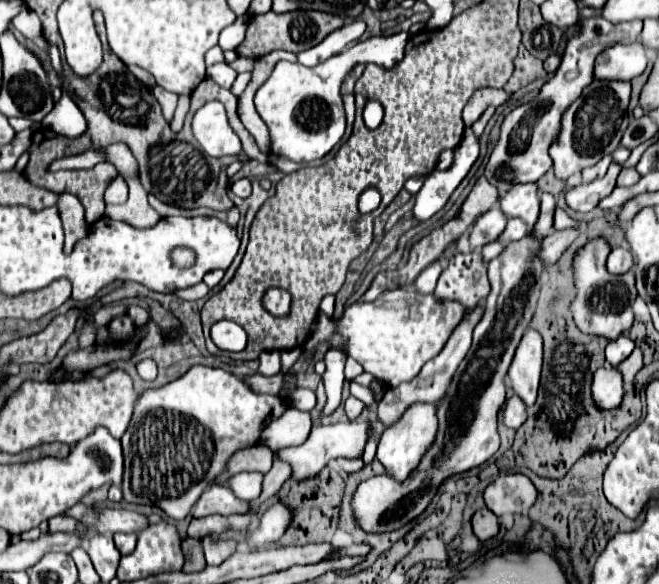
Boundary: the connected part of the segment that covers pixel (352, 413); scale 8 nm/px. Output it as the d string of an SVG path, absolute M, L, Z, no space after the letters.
M350 396L350 398L344 402L344 406L346 406L346 414L348 414L350 420L356 420L356 418L360 416L360 412L364 410L364 402L362 402L362 400L356 400L354 396Z

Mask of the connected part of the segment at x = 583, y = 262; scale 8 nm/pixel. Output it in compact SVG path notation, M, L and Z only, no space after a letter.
M604 236L588 240L578 252L574 254L574 286L576 296L570 302L570 312L576 322L576 326L584 334L592 336L604 336L608 340L616 340L620 334L624 334L632 322L632 302L638 296L634 280L620 280L618 276L612 276L606 272L606 258L610 254L610 244Z

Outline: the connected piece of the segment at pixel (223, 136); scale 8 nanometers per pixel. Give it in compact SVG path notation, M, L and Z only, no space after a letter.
M208 102L206 106L202 106L194 116L192 128L206 154L216 158L238 154L242 162L248 162L248 156L242 154L240 140L230 128L226 110L220 102Z

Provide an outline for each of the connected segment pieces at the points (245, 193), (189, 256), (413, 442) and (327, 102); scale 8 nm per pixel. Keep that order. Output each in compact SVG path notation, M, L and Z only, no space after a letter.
M248 178L236 180L230 188L232 188L232 192L234 192L236 196L240 196L240 198L248 198L250 192L252 192L252 188L250 188L250 180L248 180Z
M186 246L174 248L170 252L170 258L172 258L172 264L176 264L178 268L188 268L188 266L192 266L196 262L196 254Z
M416 402L410 408L406 408L406 412L392 426L388 426L382 432L376 458L386 466L388 474L392 474L396 480L404 480L408 472L412 472L420 464L424 452L434 444L438 432L436 410L438 402Z
M398 32L392 36L372 36L314 68L302 66L298 62L278 62L272 76L256 92L256 110L270 132L270 154L284 156L302 164L328 154L340 142L346 128L340 94L344 76L359 63L373 63L380 68L396 66L404 58L406 42L406 32Z

